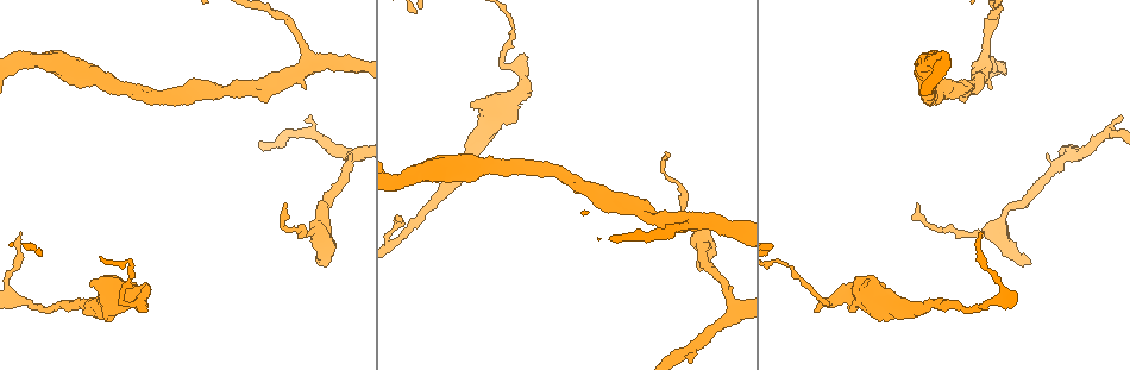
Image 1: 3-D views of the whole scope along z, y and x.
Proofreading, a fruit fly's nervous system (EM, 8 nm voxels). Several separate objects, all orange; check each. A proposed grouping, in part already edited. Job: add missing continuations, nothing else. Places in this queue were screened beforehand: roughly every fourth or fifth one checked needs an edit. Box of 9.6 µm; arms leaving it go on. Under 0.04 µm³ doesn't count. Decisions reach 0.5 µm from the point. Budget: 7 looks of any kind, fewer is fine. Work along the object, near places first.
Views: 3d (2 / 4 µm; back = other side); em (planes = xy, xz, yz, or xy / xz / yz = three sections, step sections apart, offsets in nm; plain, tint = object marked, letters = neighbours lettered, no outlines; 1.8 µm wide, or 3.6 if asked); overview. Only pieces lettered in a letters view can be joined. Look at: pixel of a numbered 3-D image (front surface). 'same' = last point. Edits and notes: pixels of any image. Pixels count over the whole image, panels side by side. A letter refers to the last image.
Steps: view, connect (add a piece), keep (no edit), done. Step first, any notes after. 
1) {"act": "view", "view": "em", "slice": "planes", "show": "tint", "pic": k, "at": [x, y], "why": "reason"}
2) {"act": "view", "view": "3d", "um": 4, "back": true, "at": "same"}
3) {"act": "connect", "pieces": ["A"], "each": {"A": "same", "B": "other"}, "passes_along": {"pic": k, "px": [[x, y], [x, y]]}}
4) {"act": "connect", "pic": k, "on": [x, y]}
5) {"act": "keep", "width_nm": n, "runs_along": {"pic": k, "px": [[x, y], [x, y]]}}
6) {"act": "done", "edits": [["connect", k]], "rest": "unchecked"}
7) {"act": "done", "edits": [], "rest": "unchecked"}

{"act": "view", "view": "em", "slice": "yz", "step": 16, "show": "letters", "pic": 1, "at": [1000, 298], "why": "abrupt turn"}

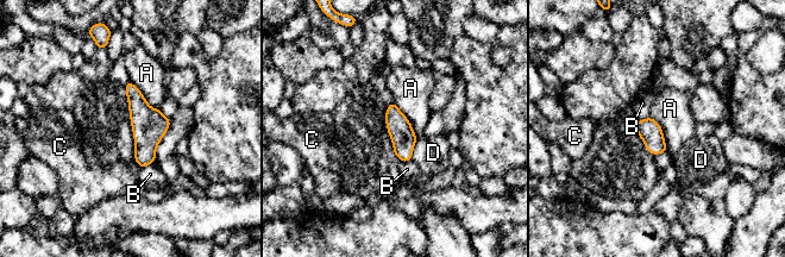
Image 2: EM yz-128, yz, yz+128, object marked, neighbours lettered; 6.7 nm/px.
{"act": "view", "view": "em", "slice": "planes", "show": "letters", "at": "same", "why": "cut it another way"}

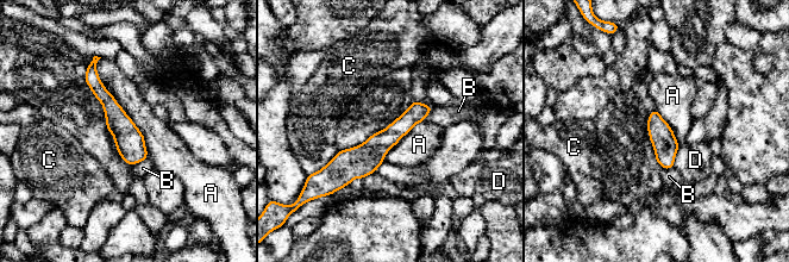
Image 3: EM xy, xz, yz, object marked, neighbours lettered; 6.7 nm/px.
{"act": "keep", "longest_contact_nm": ["A", 550], "each": {"A": "other", "B": "other", "C": "other", "D": "other"}, "border": {"pic": 3, "px": [[105, 88], [143, 135], [148, 157]]}, "found": "no lettered piece goes on from it"}

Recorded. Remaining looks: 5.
{"act": "view", "view": "3d", "um": 4, "pic": 1, "at": [318, 262], "why": "branch stops here"}

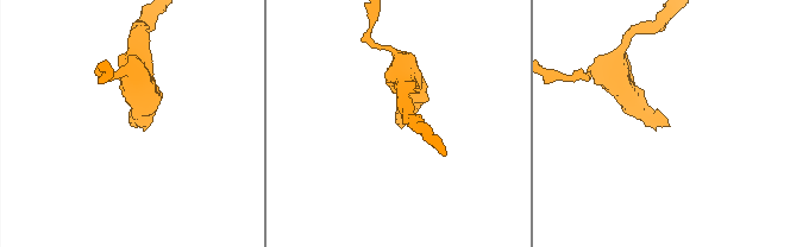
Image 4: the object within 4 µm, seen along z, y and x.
{"act": "view", "view": "em", "slice": "xy", "step": 8, "show": "letters", "pic": 4, "at": [398, 125], "why": "shape alone is not enough"}

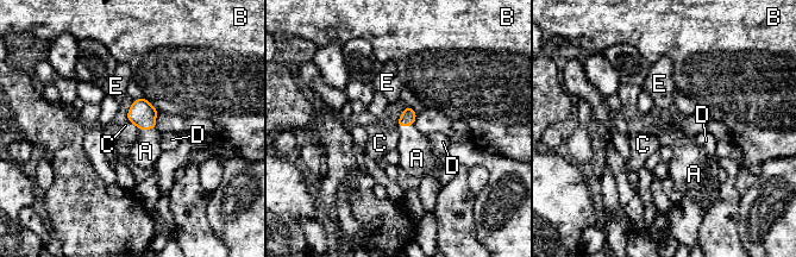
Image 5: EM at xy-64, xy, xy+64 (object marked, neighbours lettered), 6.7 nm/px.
{"act": "view", "view": "em", "slice": "planes", "show": "letters", "at": "same"}

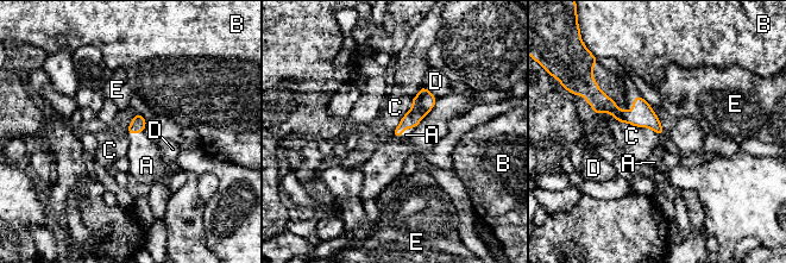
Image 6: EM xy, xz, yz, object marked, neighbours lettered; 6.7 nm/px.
{"act": "connect", "pieces": ["A"], "longest_contact_nm": ["C", 280], "each": {"A": "same", "B": "other", "C": "other", "D": "other", "E": "other"}, "found": "it goes on there"}

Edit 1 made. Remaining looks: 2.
{"act": "view", "view": "overview"}

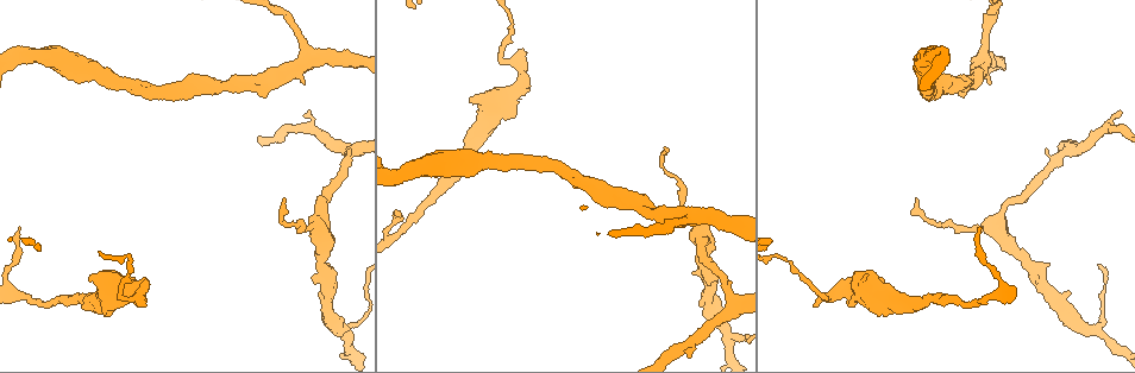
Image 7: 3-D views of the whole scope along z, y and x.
{"act": "view", "view": "em", "slice": "planes", "show": "letters", "pic": 7, "at": [141, 305], "why": "free end"}

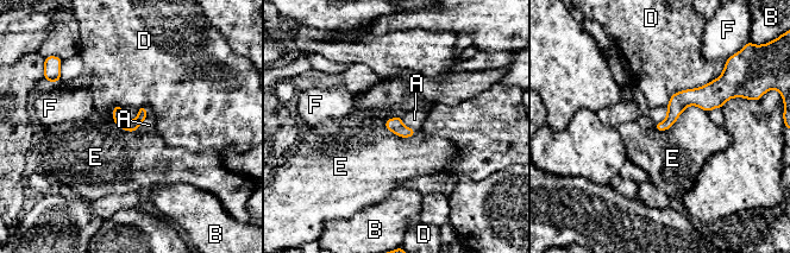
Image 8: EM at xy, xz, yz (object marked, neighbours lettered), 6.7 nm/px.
{"act": "connect", "pieces": ["A"], "longest_contact_nm": ["D", 460], "each": {"A": "same", "B": "other", "D": "other", "E": "other", "F": "other"}, "found": "the neuron continues"}

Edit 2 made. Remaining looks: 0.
{"act": "done", "edits": [["connect", 6], ["connect", 8]], "rest": "unchecked"}

